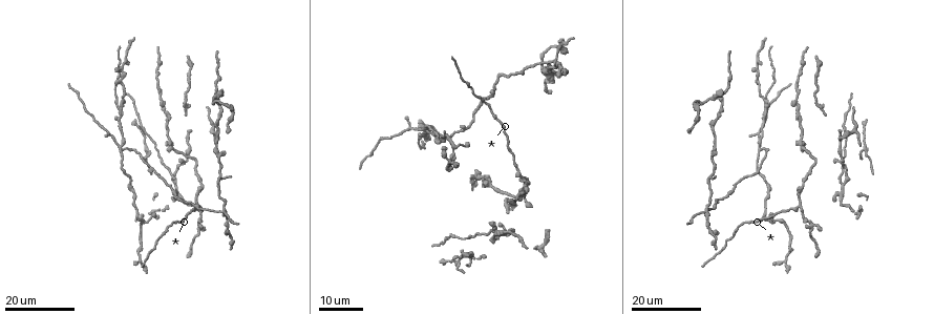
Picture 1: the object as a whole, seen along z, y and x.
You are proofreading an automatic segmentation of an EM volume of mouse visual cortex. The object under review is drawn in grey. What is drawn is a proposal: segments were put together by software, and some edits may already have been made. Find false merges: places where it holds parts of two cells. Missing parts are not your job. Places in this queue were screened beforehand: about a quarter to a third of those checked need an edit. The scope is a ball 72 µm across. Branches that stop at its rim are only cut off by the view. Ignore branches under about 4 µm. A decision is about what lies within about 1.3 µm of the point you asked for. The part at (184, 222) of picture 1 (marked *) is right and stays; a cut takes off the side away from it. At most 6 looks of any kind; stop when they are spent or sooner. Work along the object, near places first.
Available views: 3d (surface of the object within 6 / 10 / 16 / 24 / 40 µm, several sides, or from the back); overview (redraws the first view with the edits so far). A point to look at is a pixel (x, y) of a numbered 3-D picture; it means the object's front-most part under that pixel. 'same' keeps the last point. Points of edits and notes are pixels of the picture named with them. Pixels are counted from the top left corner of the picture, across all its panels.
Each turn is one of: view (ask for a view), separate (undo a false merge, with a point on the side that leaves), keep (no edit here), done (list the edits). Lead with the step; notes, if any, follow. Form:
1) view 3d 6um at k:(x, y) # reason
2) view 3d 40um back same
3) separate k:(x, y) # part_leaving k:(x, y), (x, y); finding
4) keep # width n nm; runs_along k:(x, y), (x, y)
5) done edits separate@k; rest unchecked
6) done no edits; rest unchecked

view 3d 24um at 1:(428, 131) # four or more arms meet

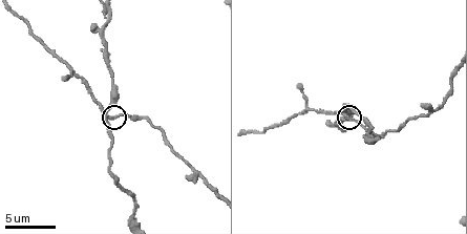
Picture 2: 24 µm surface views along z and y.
view 3d 6um at 2:(110, 116) # zoom in

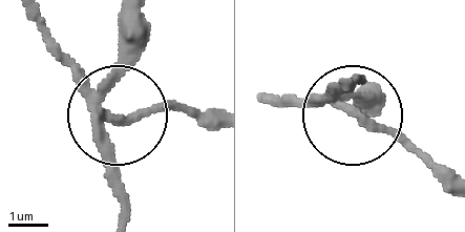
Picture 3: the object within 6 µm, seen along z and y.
separate 3:(139, 120) # width 230 nm; part_leaving 3:(99, 105), (216, 119); a second cell is stuck on

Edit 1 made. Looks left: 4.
view overview

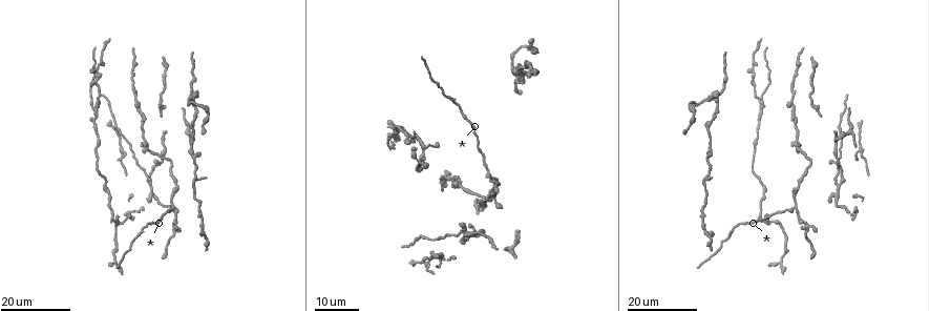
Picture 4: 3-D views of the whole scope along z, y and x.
view 3d 24um at 4:(95, 111) # three arms meet

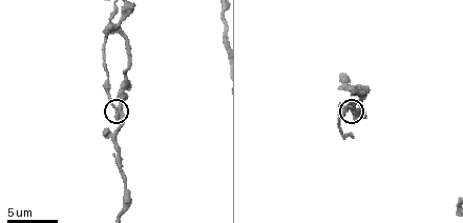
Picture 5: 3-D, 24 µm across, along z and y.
view 3d 10um at 5:(114, 107)

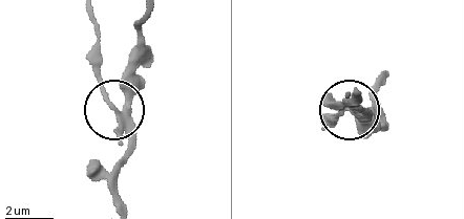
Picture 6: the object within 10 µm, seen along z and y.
separate 6:(102, 85) # part_leaving 6:(121, 114), (97, 68), (92, 14); two cells meet here

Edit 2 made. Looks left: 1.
view 3d 10um at 2:(130, 217) # sudden change in width

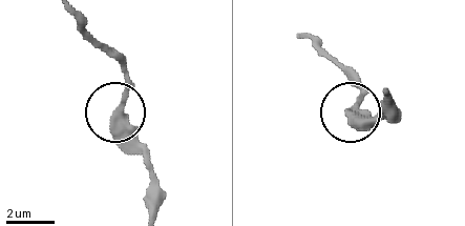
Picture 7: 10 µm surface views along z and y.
keep # all the same cell

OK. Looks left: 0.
done edits separate@3, separate@6; rest unchecked

